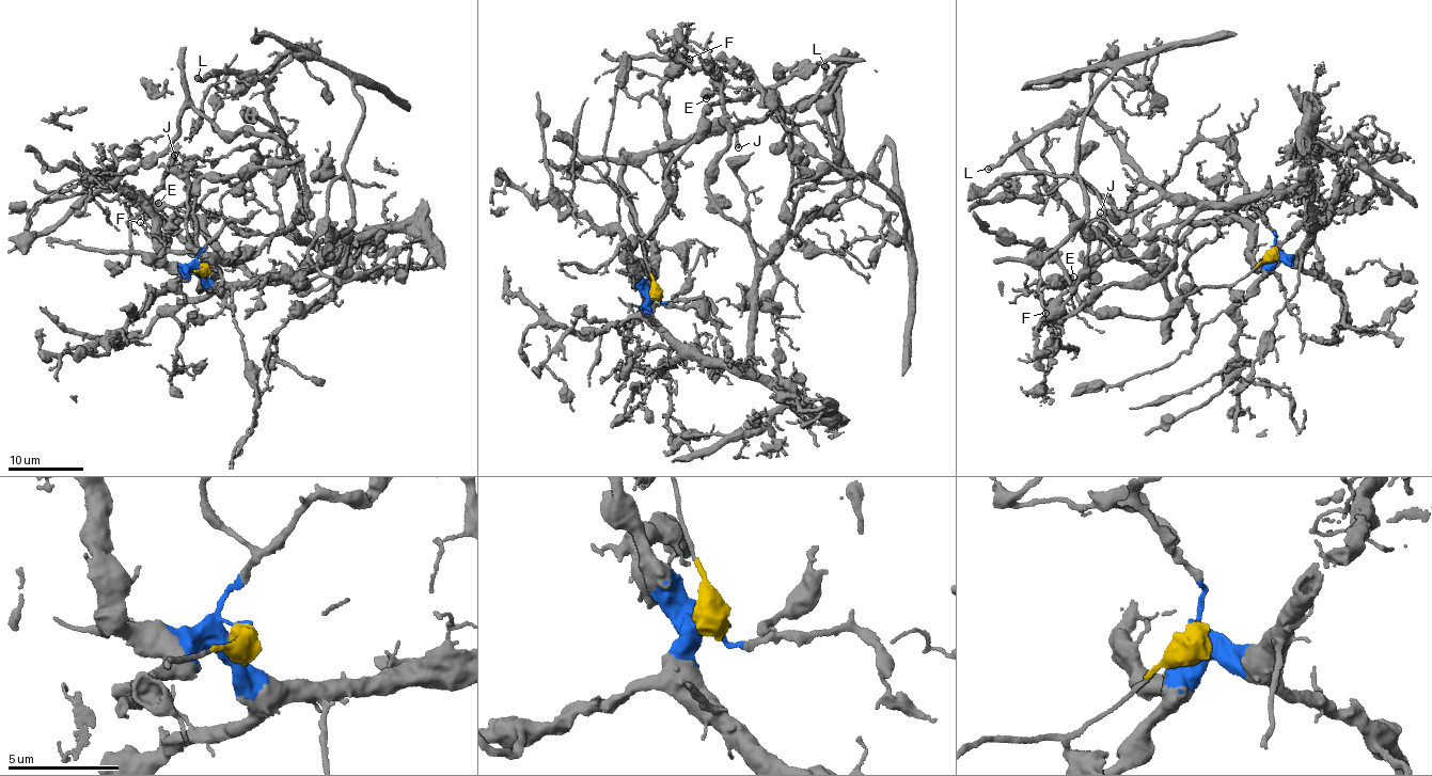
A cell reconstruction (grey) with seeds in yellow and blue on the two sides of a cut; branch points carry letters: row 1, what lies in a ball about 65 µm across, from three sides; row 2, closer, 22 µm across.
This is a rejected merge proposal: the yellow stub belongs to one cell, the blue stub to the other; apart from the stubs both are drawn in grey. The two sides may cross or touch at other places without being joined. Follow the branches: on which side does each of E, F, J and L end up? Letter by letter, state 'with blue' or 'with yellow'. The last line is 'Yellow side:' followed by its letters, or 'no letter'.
E: with yellow
F: with blue
J: with blue
L: with blue
Yellow side: E

